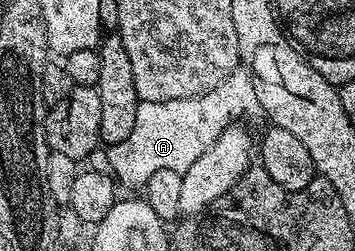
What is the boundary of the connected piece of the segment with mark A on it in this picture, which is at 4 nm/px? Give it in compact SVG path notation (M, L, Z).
M246 67L235 69L221 86L213 86L197 98L185 98L173 102L140 102L137 118L129 138L110 145L107 151L107 164L112 176L120 185L142 189L149 177L157 170L177 170L184 172L205 150L219 138L226 128L232 127L242 116L251 116L260 111L259 99L255 93L255 78Z

